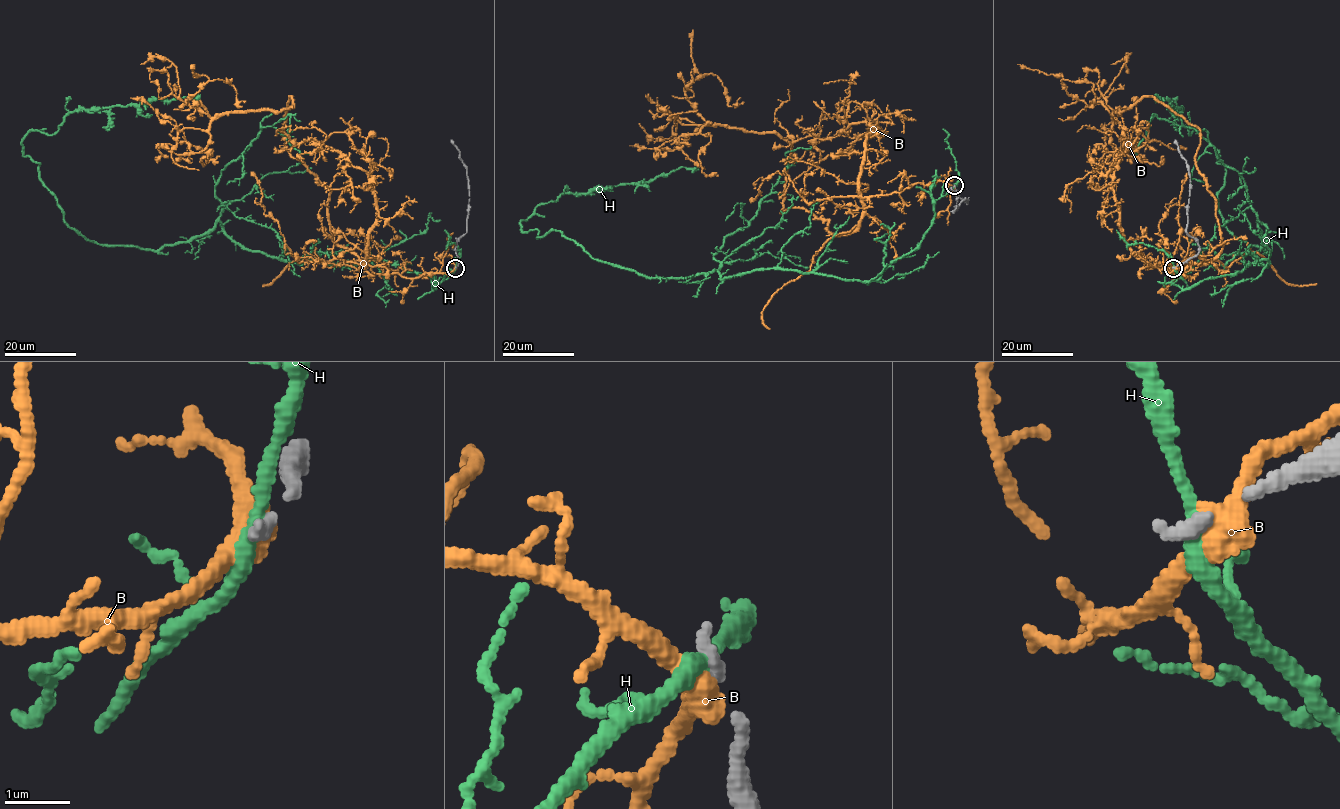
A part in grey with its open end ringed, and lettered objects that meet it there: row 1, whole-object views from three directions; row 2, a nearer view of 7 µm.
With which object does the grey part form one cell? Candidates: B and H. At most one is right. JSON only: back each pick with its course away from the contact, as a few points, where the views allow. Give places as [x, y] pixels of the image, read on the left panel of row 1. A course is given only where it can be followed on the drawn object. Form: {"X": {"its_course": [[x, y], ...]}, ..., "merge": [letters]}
{"merge": []}

